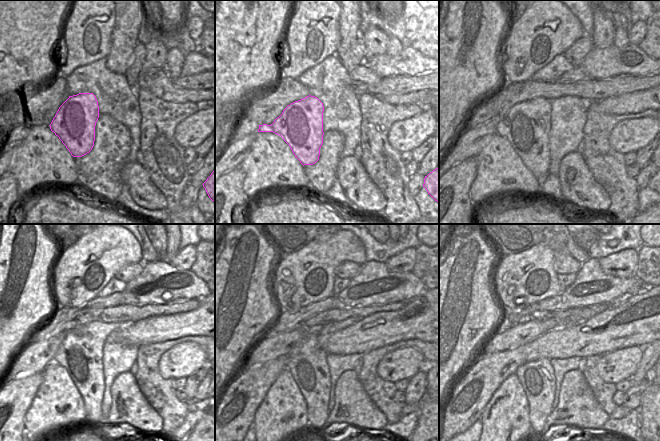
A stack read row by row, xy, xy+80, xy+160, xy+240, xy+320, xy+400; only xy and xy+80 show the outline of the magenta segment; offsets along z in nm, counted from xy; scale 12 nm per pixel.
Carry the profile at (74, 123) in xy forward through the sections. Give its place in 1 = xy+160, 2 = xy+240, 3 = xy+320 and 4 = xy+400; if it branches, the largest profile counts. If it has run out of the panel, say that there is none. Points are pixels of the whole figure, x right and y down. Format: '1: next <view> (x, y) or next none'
1: next xy+160 (526, 125)
2: next xy+240 (81, 352)
3: next xy+320 (307, 362)
4: next xy+400 (537, 378)

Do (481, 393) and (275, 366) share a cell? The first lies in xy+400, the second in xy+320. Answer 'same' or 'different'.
same

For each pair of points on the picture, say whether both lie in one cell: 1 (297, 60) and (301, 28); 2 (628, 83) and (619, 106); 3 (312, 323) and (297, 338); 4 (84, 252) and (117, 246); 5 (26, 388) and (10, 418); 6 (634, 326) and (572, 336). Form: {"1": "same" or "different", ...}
{"1": "same", "2": "different", "3": "different", "4": "same", "5": "same", "6": "same"}

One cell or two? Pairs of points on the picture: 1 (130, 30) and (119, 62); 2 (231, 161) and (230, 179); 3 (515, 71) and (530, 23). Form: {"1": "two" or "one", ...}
{"1": "one", "2": "two", "3": "one"}

